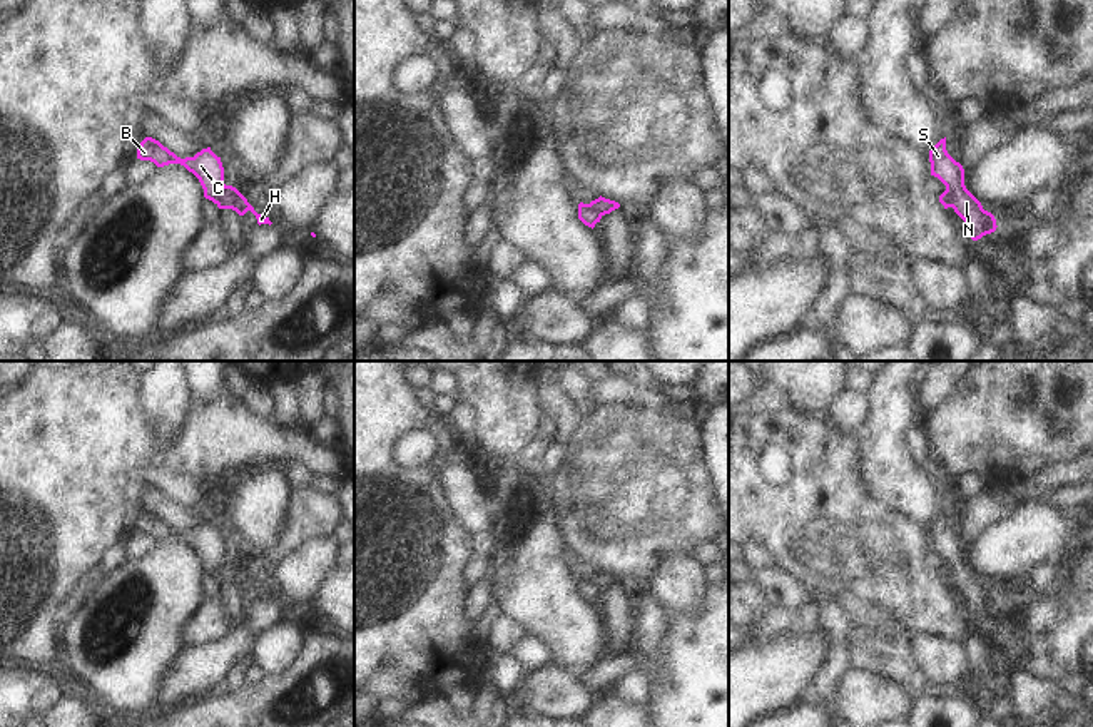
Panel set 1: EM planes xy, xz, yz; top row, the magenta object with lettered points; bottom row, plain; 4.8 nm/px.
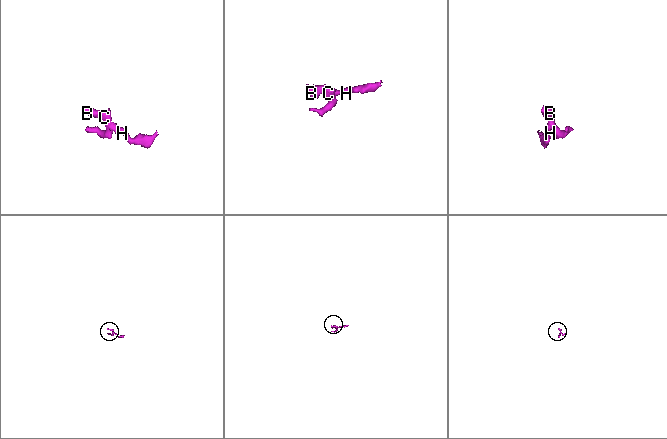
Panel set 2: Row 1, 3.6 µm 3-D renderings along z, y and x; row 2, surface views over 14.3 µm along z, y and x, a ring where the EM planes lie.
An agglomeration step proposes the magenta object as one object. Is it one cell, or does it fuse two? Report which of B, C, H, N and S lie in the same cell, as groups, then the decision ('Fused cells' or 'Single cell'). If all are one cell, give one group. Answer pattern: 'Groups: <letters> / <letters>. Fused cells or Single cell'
Groups: B C N S / H. Fused cells.

